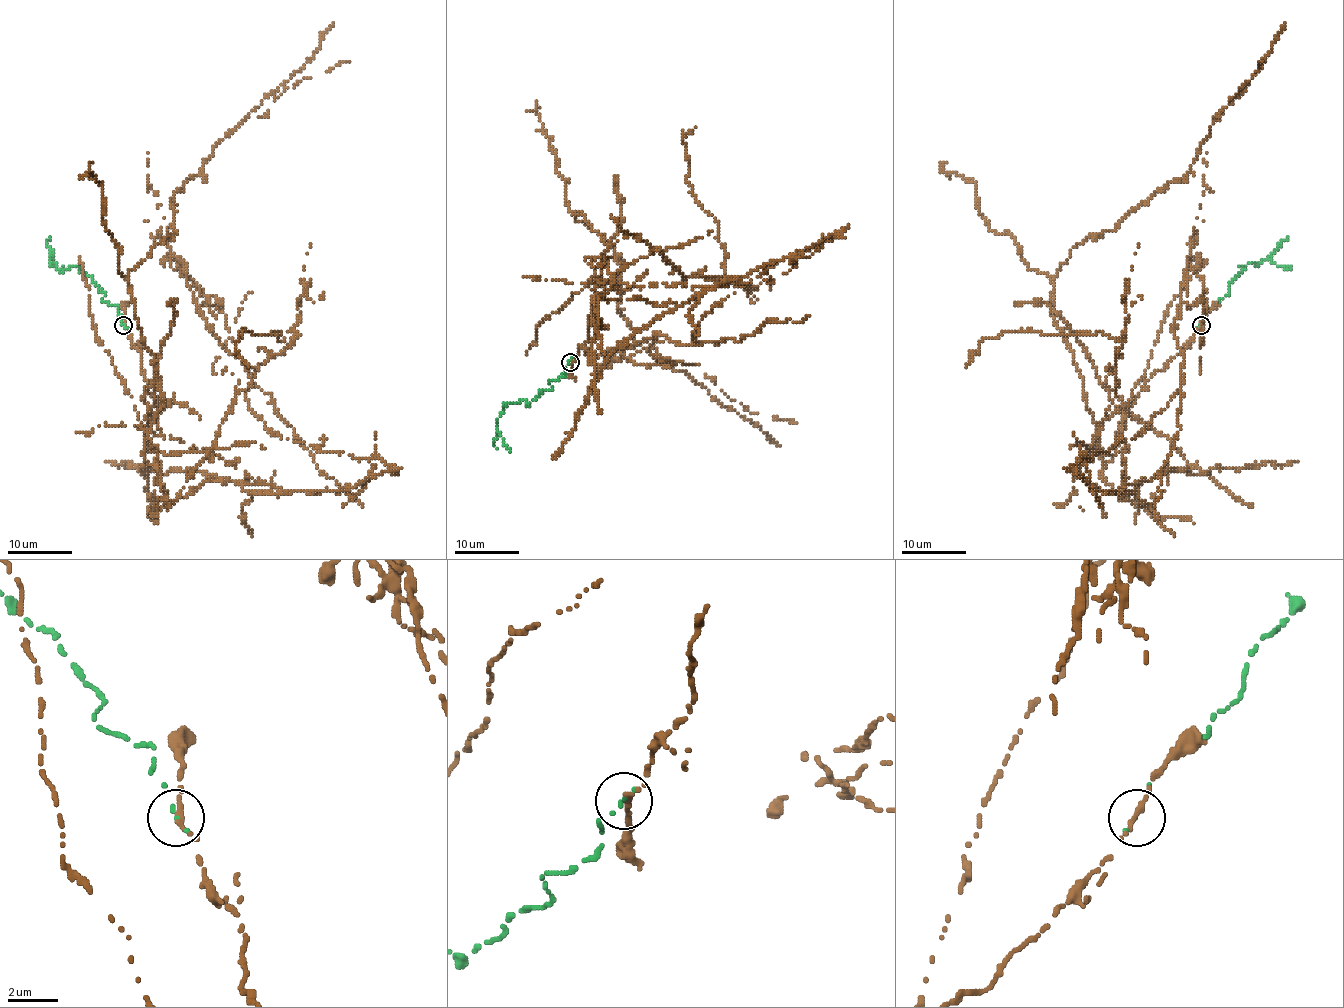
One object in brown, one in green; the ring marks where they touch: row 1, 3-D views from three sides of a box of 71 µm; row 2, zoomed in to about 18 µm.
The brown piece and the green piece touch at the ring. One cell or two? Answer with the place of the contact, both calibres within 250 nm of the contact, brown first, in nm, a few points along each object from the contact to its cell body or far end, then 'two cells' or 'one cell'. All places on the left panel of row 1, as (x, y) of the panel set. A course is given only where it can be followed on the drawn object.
(123, 325) | 280/200 nm | brown via (124, 324), (160, 413), (147, 473), (230, 480), (155, 511), (160, 376), (127, 278), (334, 23) | green via (124, 325), (117, 308), (103, 299), (91, 277), (72, 265), (60, 272), (49, 260), (64, 269) | two cells

